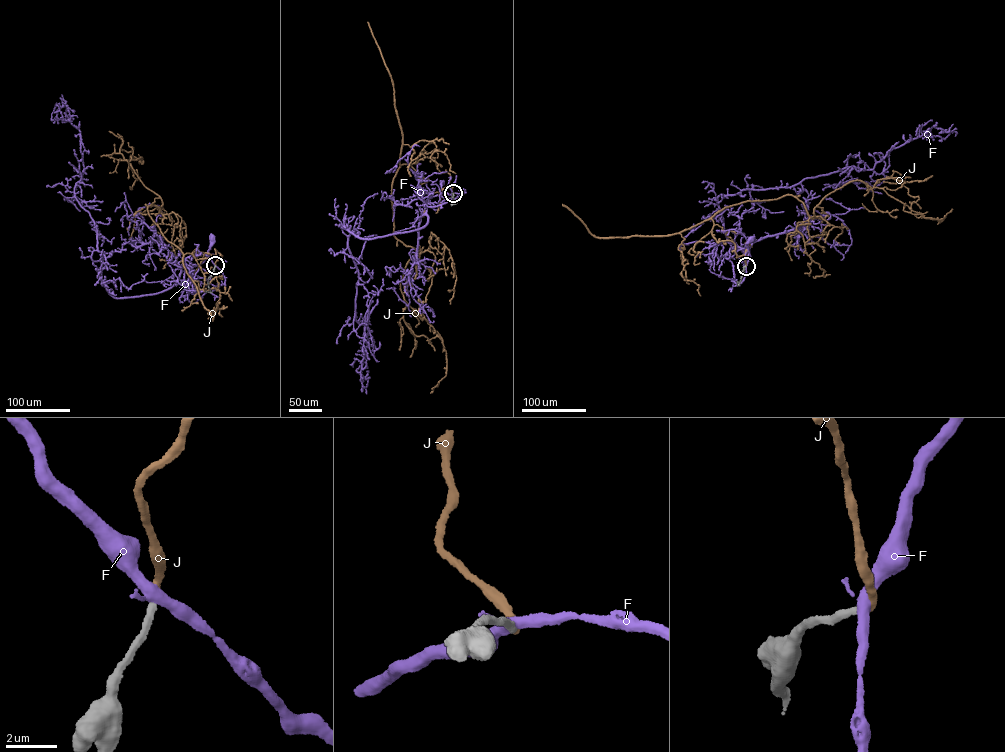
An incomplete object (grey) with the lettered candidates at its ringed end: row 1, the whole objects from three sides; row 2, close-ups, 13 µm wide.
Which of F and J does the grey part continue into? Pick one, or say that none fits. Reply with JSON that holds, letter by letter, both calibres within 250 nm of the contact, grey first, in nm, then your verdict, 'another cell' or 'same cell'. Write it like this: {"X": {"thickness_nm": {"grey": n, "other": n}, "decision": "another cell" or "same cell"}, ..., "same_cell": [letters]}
{"F": {"thickness_nm": {"grey": 320, "other": 360}, "decision": "another cell"}, "J": {"thickness_nm": {"grey": 280, "other": 240}, "decision": "same cell"}, "same_cell": ["J"]}

